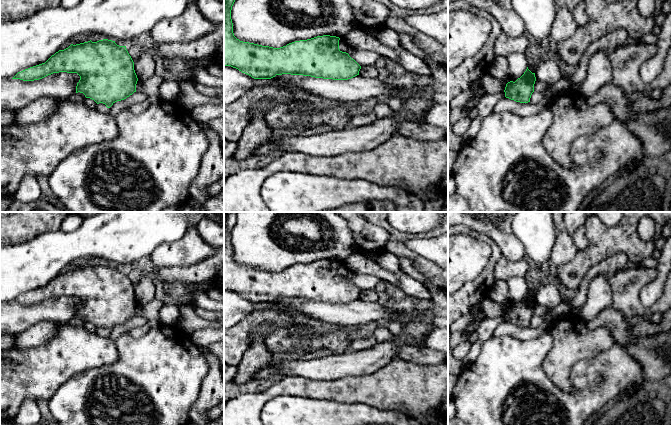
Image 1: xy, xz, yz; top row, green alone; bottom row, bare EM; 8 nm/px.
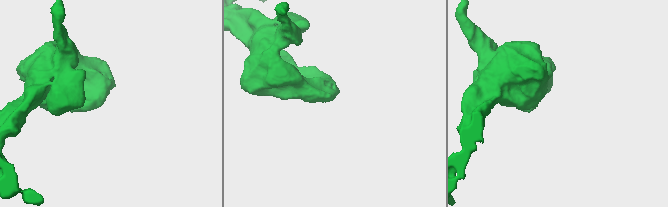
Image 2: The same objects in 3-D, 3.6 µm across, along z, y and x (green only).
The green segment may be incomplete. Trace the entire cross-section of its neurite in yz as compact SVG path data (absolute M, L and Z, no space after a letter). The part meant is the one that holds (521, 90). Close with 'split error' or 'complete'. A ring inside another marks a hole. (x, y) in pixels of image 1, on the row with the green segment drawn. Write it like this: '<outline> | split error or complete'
M527 67L520 78L515 82L510 81L506 84L505 97L520 103L530 102L531 95L534 92L535 81L535 73L532 73Z | complete

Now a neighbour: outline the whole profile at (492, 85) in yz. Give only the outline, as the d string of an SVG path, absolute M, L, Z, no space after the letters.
M487 72L481 79L485 89L485 94L497 95L505 90L506 82L502 81L489 72Z

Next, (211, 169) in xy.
M208 123L198 124L207 135L210 144L202 158L199 173L189 187L189 194L197 200L197 205L203 206L209 199L206 188L224 175L224 151L219 135Z

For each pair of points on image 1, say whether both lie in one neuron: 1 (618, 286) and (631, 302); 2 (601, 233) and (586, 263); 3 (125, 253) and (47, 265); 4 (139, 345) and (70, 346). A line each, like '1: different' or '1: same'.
1: same
2: same
3: same
4: different

